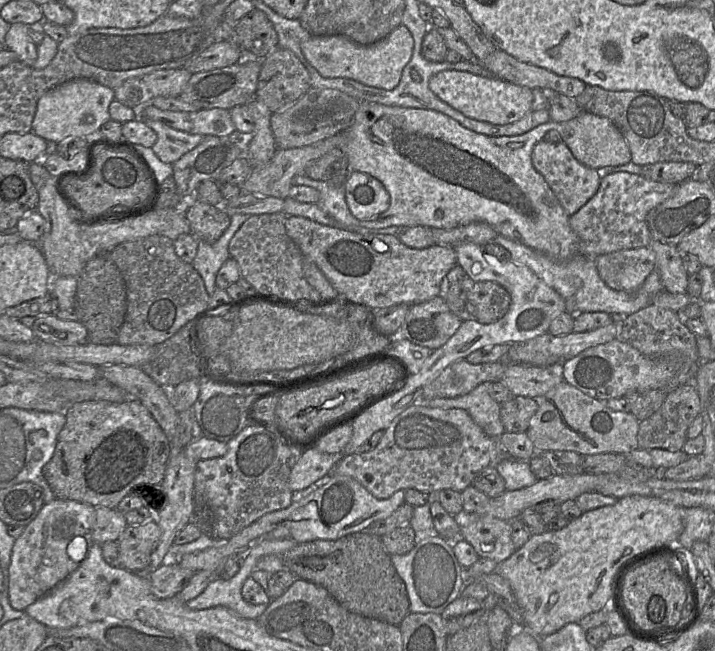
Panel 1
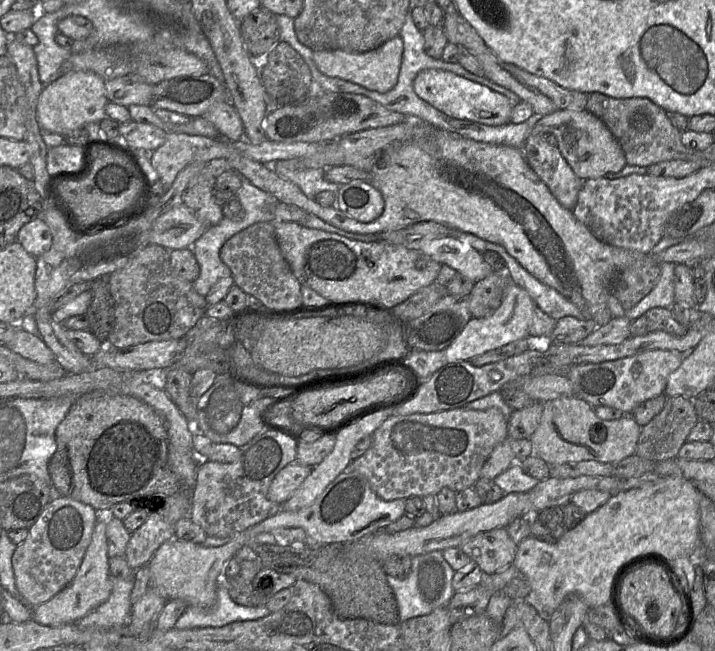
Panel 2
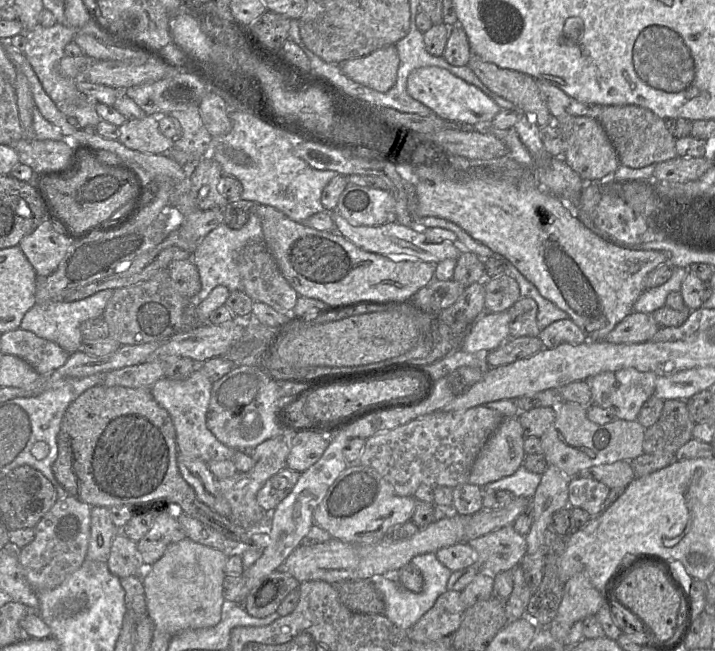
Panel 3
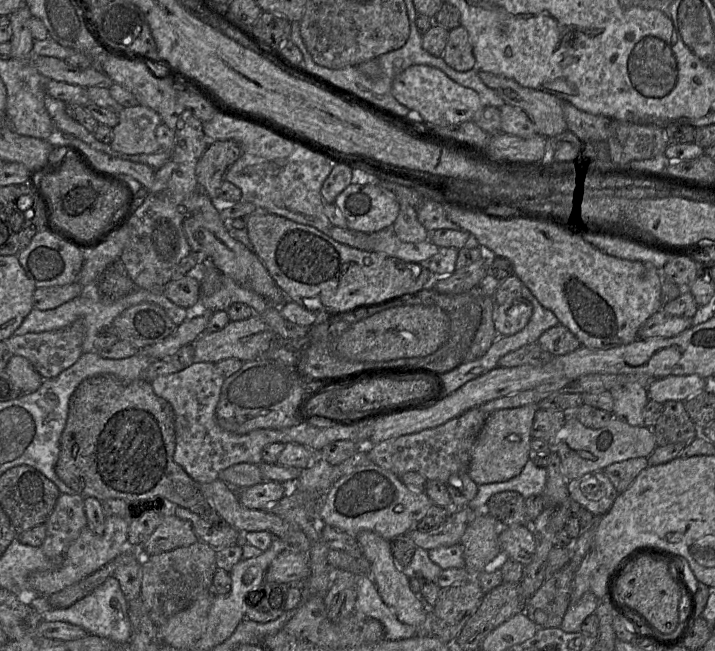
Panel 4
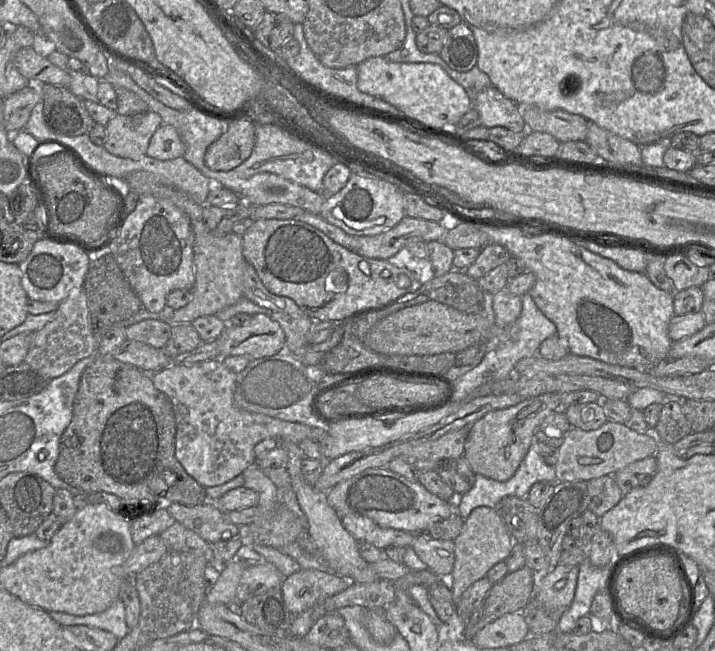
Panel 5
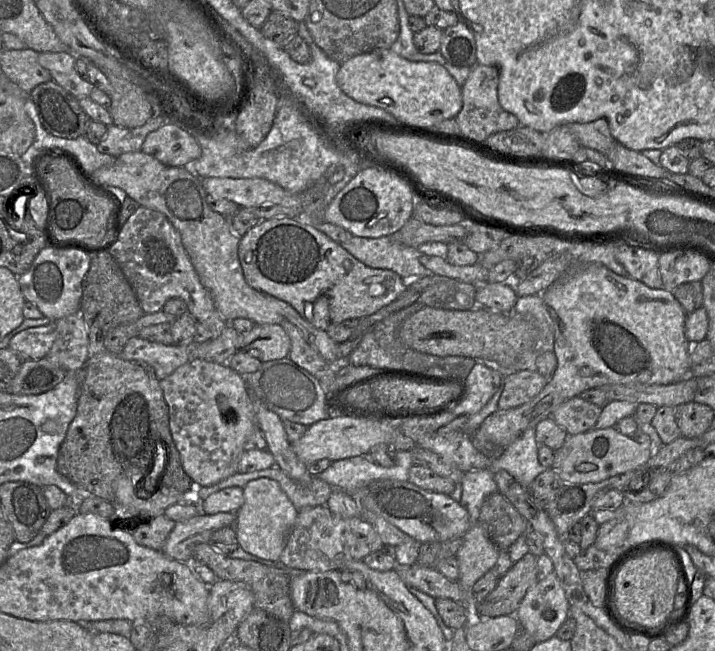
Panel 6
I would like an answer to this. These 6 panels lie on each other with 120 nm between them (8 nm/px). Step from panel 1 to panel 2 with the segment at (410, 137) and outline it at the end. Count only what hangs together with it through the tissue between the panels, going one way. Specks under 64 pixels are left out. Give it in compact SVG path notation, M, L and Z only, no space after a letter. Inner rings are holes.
M556 110L553 113L538 118L530 134L541 135L544 132L550 132L555 135L557 139L557 148L562 156L574 173L584 181L592 178L605 177L608 173L619 172L627 164L625 154L617 139L602 120L587 110ZM425 129L423 136L391 147L378 165L369 172L371 184L383 195L385 207L377 219L368 223L346 216L336 206L321 206L315 199L308 198L298 185L280 178L260 162L241 154L232 154L227 161L231 169L244 175L253 185L273 195L279 202L296 205L307 213L314 214L348 232L388 233L418 222L434 221L498 244L536 279L554 288L575 304L582 312L583 319L592 319L598 326L608 323L613 318L608 308L608 299L612 293L614 279L623 269L646 255L600 241L574 216L572 210L559 203L547 185L529 166L523 150L506 145L477 142L443 129Z

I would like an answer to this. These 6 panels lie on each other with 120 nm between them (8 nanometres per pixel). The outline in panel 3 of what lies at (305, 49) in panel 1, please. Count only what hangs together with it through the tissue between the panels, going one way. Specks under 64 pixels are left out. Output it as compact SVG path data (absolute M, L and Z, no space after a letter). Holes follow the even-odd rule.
M390 45L338 65L353 81L378 92L387 92L396 82L399 56L395 45Z

